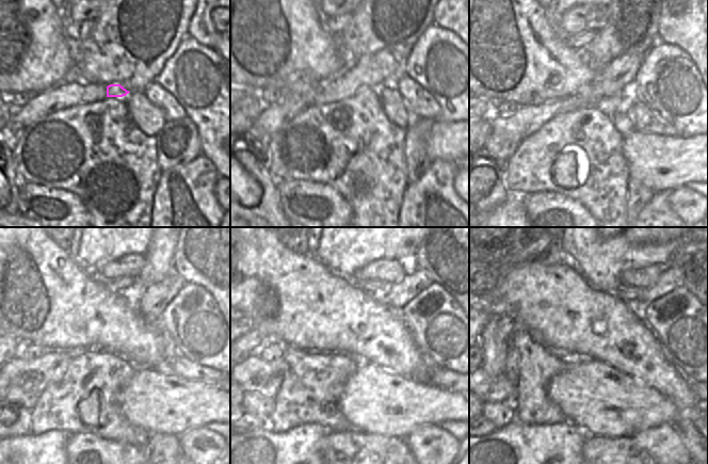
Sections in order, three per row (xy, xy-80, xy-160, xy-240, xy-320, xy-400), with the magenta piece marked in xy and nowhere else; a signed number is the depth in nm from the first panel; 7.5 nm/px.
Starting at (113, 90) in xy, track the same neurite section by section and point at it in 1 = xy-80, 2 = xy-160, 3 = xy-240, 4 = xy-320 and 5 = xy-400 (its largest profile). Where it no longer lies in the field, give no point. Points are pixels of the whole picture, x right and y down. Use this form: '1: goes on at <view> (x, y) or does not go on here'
1: goes on at xy-80 (371, 70)
2: goes on at xy-160 (609, 81)
3: goes on at xy-240 (157, 297)
4: goes on at xy-320 (402, 292)
5: goes on at xy-400 (671, 278)

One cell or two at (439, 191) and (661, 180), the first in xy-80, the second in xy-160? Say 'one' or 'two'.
two

